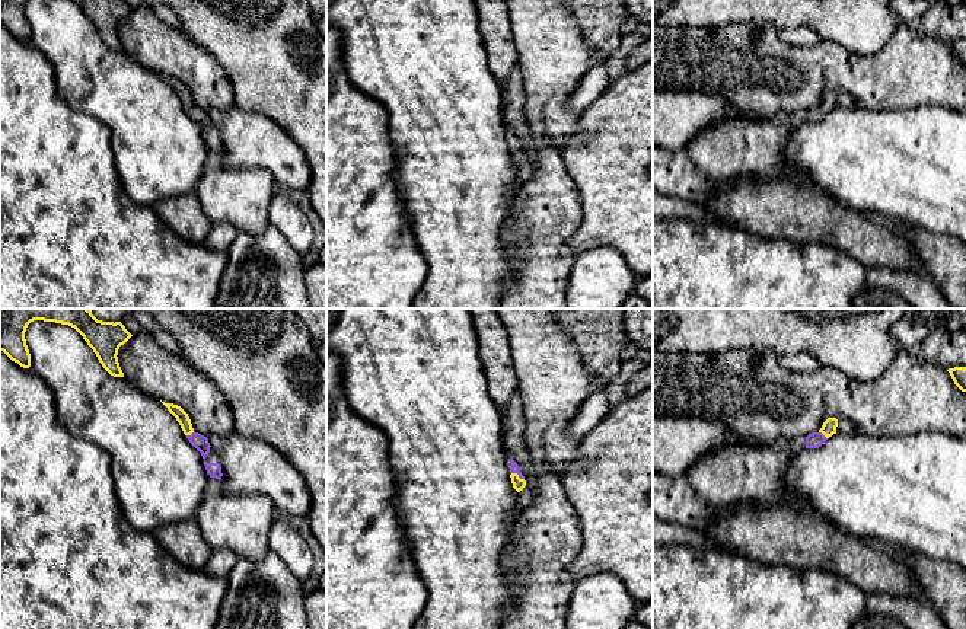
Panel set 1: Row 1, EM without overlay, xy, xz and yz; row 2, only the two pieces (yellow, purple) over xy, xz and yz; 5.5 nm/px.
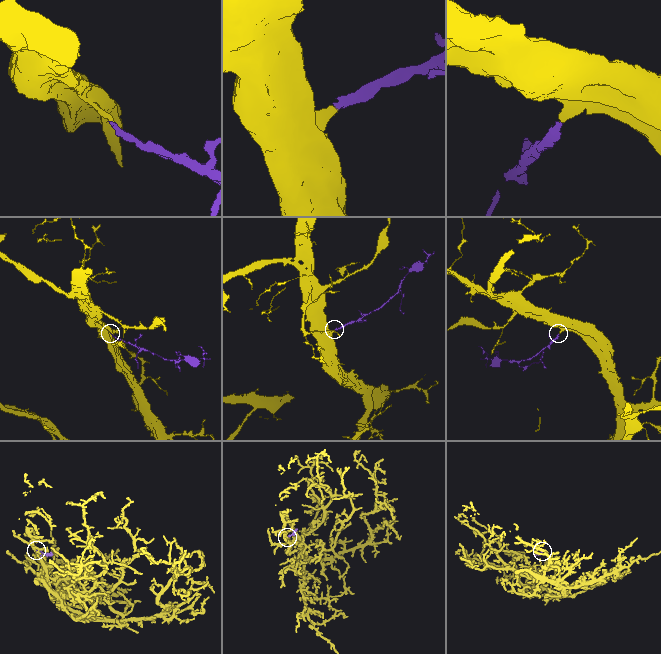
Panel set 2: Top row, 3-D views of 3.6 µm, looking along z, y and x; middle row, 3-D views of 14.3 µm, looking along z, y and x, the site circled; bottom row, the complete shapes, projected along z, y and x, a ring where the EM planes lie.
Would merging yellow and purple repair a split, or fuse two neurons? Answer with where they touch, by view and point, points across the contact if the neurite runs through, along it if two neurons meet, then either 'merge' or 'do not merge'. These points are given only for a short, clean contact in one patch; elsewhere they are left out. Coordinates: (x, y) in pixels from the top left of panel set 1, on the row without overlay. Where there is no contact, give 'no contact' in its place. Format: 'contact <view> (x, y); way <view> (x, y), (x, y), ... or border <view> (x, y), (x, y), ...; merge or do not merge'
contact yz (823, 108); way yz (829, 99), (823, 108), (815, 114); merge

